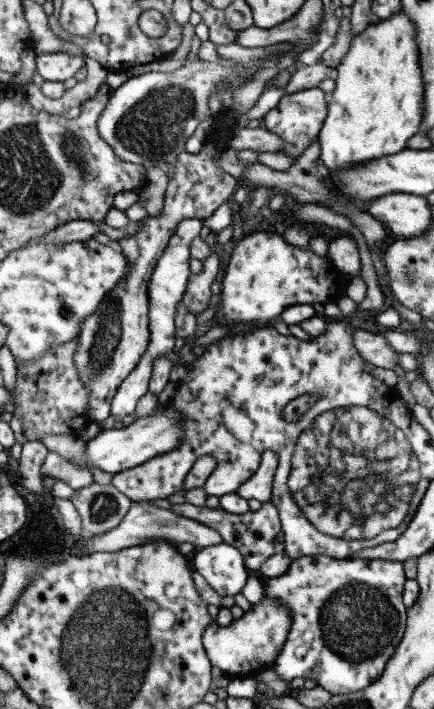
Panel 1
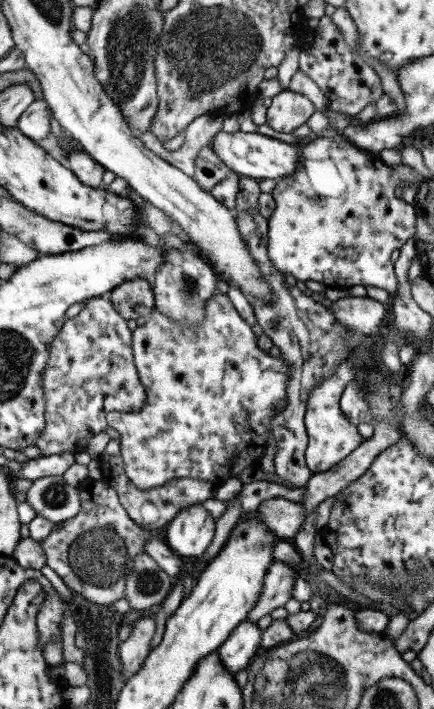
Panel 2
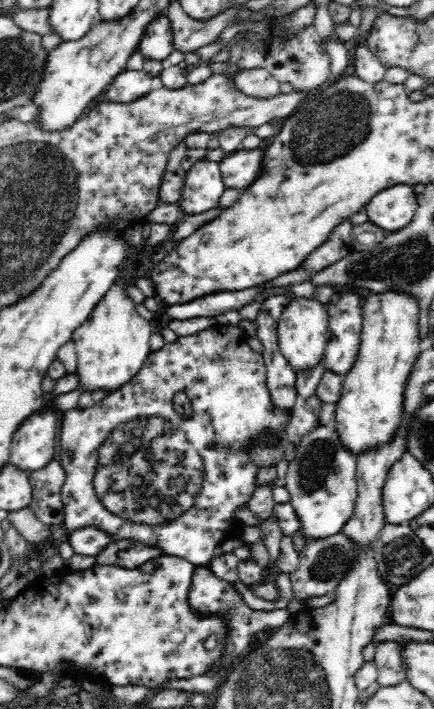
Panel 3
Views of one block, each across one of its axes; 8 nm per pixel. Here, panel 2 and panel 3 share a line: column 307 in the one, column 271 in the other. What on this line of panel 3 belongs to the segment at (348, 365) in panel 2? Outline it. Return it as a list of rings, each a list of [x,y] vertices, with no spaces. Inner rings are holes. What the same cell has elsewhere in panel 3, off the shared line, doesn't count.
[[[224,325],[214,329],[206,329],[196,334],[182,335],[173,341],[164,344],[160,350],[152,351],[144,367],[136,377],[126,384],[122,389],[106,394],[105,398],[95,406],[86,409],[73,409],[61,413],[60,427],[58,433],[58,462],[66,471],[65,482],[62,486],[61,495],[64,504],[65,520],[64,531],[68,534],[79,528],[87,526],[96,527],[112,535],[112,540],[132,539],[132,541],[142,541],[150,547],[158,547],[163,554],[179,556],[187,560],[192,566],[206,565],[213,558],[214,550],[225,539],[232,536],[240,536],[240,529],[231,528],[234,526],[234,511],[243,505],[249,506],[251,496],[255,486],[255,476],[260,467],[274,467],[284,458],[284,451],[280,447],[284,440],[287,424],[292,420],[292,414],[284,414],[280,409],[272,405],[272,397],[267,386],[267,369],[263,355],[254,351],[248,346],[246,340],[248,335],[240,327],[234,325]],[[176,392],[186,392],[186,396],[192,402],[192,422],[182,422],[174,408],[172,408],[172,396]],[[262,434],[271,434],[275,438],[275,444],[264,445],[258,443],[258,438]]]

